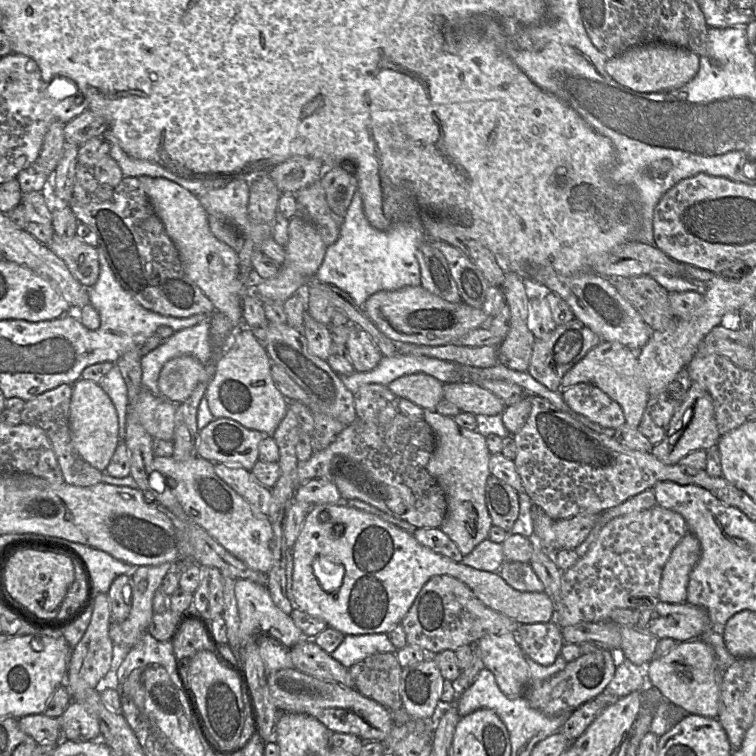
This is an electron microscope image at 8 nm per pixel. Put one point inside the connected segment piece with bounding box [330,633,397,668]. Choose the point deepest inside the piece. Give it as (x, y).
(354, 648)

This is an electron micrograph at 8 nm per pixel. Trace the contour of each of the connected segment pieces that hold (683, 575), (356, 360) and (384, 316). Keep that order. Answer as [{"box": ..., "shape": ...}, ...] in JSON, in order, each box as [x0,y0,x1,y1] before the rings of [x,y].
[{"box":[658,532,701,603],"shape":[[[687,532],[672,550],[662,570],[658,600],[685,603],[689,575],[701,554],[698,538]]]},{"box":[346,320,382,372],"shape":[[[349,320],[346,325],[349,329],[346,348],[355,371],[368,372],[374,369],[382,357],[379,349],[359,325]]]},{"box":[362,285,491,346],"shape":[[[421,285],[376,292],[362,308],[375,326],[392,341],[426,346],[455,344],[469,331],[487,327],[491,319],[482,309],[473,308],[464,302],[448,302]]]}]

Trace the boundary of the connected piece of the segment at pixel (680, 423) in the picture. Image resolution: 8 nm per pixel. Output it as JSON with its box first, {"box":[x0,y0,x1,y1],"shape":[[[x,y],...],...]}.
{"box":[650,383,720,465],"shape":[[[691,383],[683,401],[669,422],[664,438],[653,446],[650,453],[664,464],[675,465],[692,451],[707,450],[717,445],[720,437],[711,395],[699,384]]]}

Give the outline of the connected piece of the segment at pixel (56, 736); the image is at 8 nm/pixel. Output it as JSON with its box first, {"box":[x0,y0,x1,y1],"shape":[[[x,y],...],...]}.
{"box":[18,714,64,743],"shape":[[[34,714],[18,719],[20,729],[30,735],[37,743],[64,741],[60,717],[51,718],[42,714]]]}

